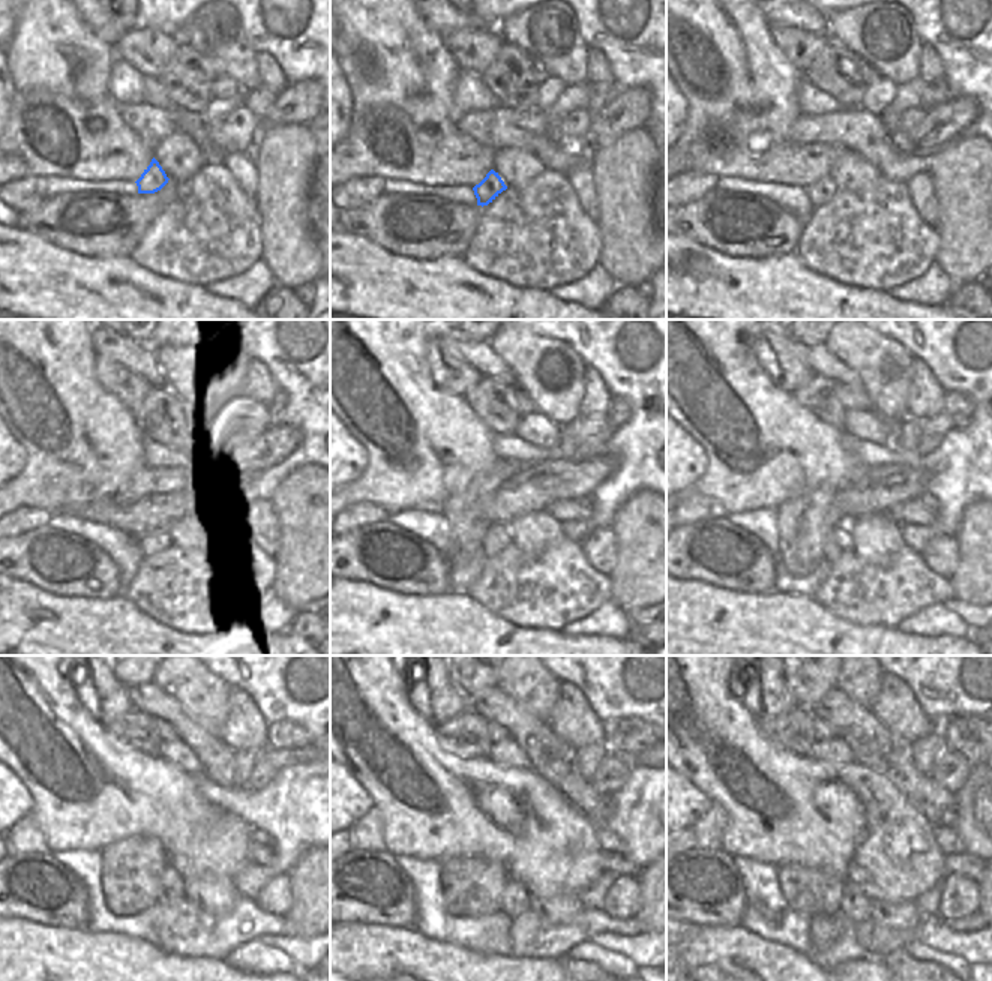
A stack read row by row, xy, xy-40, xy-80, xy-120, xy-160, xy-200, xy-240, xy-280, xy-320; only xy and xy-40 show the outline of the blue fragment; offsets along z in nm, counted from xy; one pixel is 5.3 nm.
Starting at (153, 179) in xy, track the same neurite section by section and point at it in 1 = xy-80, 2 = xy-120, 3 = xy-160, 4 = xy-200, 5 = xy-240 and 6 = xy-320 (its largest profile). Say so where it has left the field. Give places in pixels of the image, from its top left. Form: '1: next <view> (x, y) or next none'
1: next xy-80 (823, 191)
2: next xy-120 (158, 539)
3: next xy-160 (497, 537)
4: next xy-200 (839, 539)
5: next xy-240 (173, 885)
6: next xy-320 (856, 906)

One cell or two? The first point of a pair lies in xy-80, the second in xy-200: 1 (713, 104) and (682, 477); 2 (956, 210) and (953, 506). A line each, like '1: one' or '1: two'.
1: two
2: two

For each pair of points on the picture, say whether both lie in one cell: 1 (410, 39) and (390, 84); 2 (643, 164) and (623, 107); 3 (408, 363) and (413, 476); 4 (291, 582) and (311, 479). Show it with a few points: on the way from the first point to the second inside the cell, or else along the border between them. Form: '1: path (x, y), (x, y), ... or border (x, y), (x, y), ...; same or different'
1: path (399, 50), (390, 59), (390, 74); same
2: border (643, 125), (626, 129), (599, 146); different
3: path (408, 392), (408, 408), (417, 422), (420, 447); same
4: path (311, 557), (311, 504); same

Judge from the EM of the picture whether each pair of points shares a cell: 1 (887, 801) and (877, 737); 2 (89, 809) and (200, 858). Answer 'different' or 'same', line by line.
1: different
2: same

